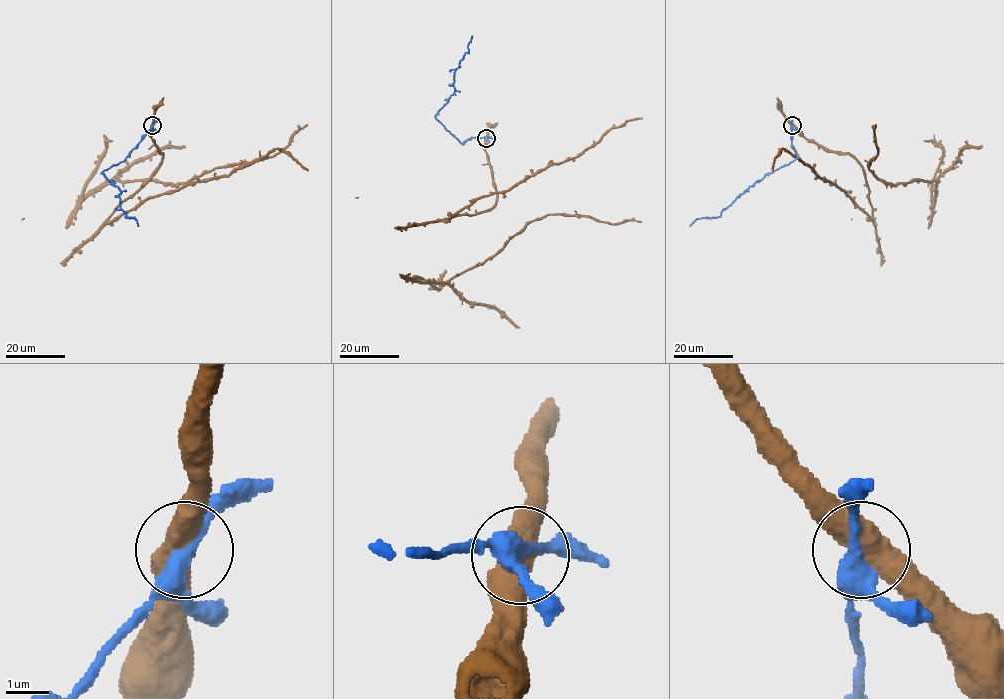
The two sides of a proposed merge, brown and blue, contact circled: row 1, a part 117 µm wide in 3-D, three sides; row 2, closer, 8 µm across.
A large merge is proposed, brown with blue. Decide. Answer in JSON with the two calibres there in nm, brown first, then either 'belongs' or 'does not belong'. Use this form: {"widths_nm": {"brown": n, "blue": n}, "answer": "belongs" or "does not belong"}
{"widths_nm": {"brown": 600, "blue": 320}, "answer": "does not belong"}

